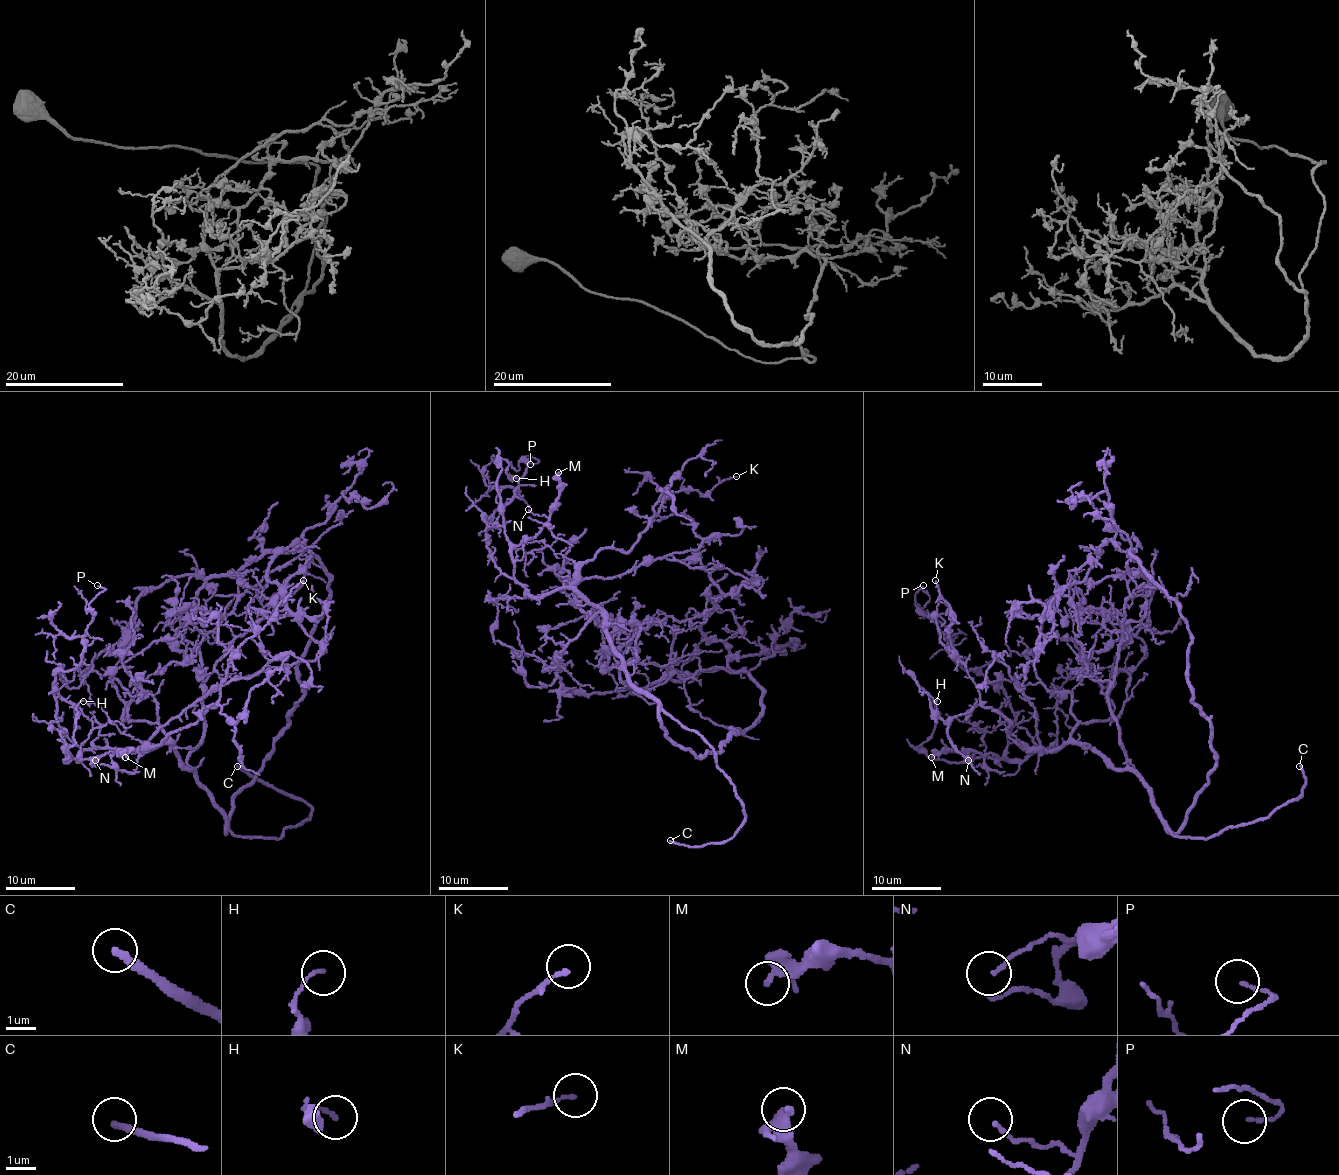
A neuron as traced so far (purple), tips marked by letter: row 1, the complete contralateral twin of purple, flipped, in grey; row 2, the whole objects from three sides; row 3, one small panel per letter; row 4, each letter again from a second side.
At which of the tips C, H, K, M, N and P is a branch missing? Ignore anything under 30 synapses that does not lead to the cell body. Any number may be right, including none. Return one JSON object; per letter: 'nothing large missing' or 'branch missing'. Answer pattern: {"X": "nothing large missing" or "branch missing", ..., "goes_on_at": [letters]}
{"C": "branch missing", "H": "nothing large missing", "K": "nothing large missing", "M": "nothing large missing", "N": "nothing large missing", "P": "nothing large missing", "goes_on_at": ["C"]}

